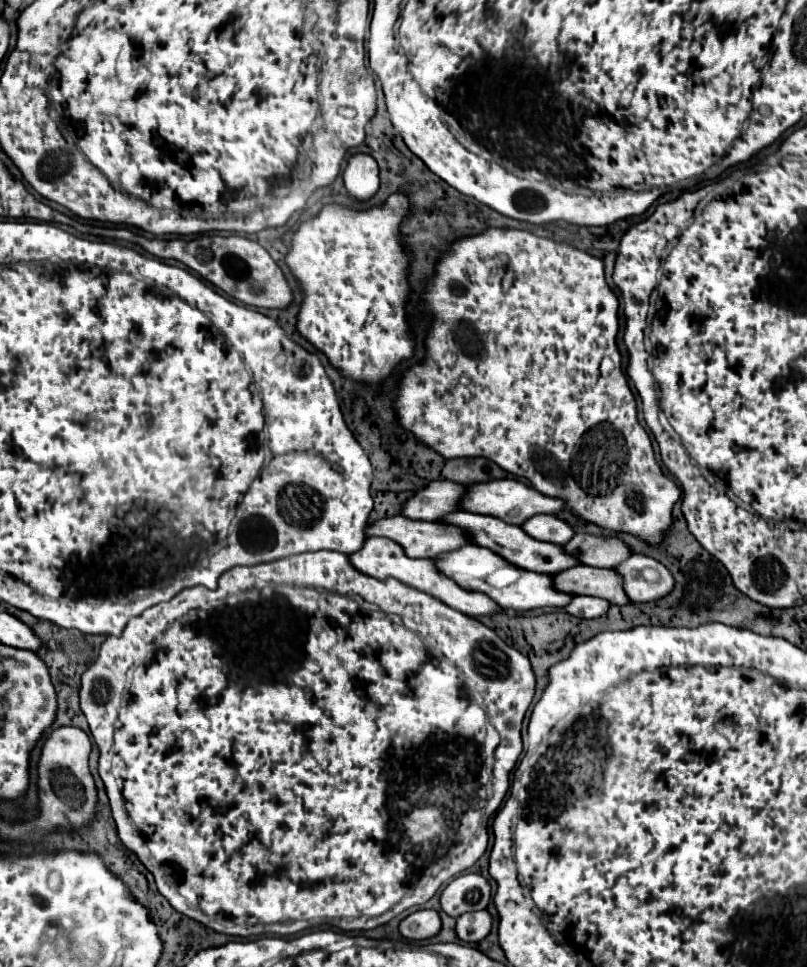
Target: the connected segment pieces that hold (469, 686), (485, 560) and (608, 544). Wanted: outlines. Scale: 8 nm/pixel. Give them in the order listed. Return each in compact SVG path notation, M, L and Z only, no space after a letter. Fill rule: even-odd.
M322 550L280 558L266 564L232 568L220 576L216 590L208 590L204 586L186 588L170 602L156 604L144 614L132 618L120 636L108 636L104 640L98 660L82 674L80 706L100 750L98 772L110 798L112 818L118 826L118 836L122 838L126 848L134 850L140 862L144 862L146 868L154 874L158 892L172 904L172 908L216 932L230 936L290 936L304 930L304 922L310 920L324 920L340 930L372 930L376 926L382 926L400 912L428 902L444 882L468 870L486 852L486 822L490 814L500 808L502 798L508 790L508 776L514 770L518 756L522 754L520 728L524 714L534 698L534 684L536 678L528 658L516 648L508 646L494 630L486 628L482 622L464 616L462 612L452 610L440 600L418 592L398 580L388 578L384 584L382 580L370 578L354 570L346 554ZM352 596L360 596L364 602L372 604L372 608L362 610ZM248 606L262 606L262 614L268 614L268 618L258 618L258 610L252 612L248 610ZM238 610L242 612L242 618L238 618ZM388 614L400 616L402 622L396 624ZM292 670L298 670L300 674L294 676L290 674ZM186 674L194 674L194 688L190 680L186 680ZM486 718L500 734L500 744L494 752L496 762L492 806L484 790ZM412 846L418 846L418 854L412 852Z
M462 546L462 550L452 550L450 554L442 554L434 558L436 566L440 572L444 572L448 578L454 578L458 586L470 592L482 592L490 596L504 612L514 610L514 612L526 612L534 608L544 608L544 606L566 606L572 596L562 594L554 590L552 586L552 576L550 574L538 574L538 572L528 572L520 570L512 564L508 564L504 558L498 554L492 554L488 548L480 546Z
M574 534L570 542L564 544L568 554L574 554L580 564L614 568L630 556L628 546L618 538L596 538L590 534Z

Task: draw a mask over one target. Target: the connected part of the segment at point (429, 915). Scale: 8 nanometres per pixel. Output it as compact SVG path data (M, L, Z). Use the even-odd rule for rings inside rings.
M418 910L400 922L400 934L408 940L426 940L440 932L440 914L436 910Z

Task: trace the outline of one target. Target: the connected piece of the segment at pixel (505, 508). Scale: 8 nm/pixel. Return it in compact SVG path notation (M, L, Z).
M512 478L470 484L470 486L466 486L466 490L470 490L470 494L466 494L466 502L462 502L464 512L494 516L494 518L500 518L514 526L522 526L528 518L532 518L536 514L556 514L564 508L564 502L560 502L558 498L548 498L548 496L536 492L534 488L522 484L520 480L512 480Z

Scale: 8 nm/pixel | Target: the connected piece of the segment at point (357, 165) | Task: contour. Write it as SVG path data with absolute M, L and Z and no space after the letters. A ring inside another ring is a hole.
M368 154L352 156L342 178L348 194L358 202L366 202L378 192L378 164Z

